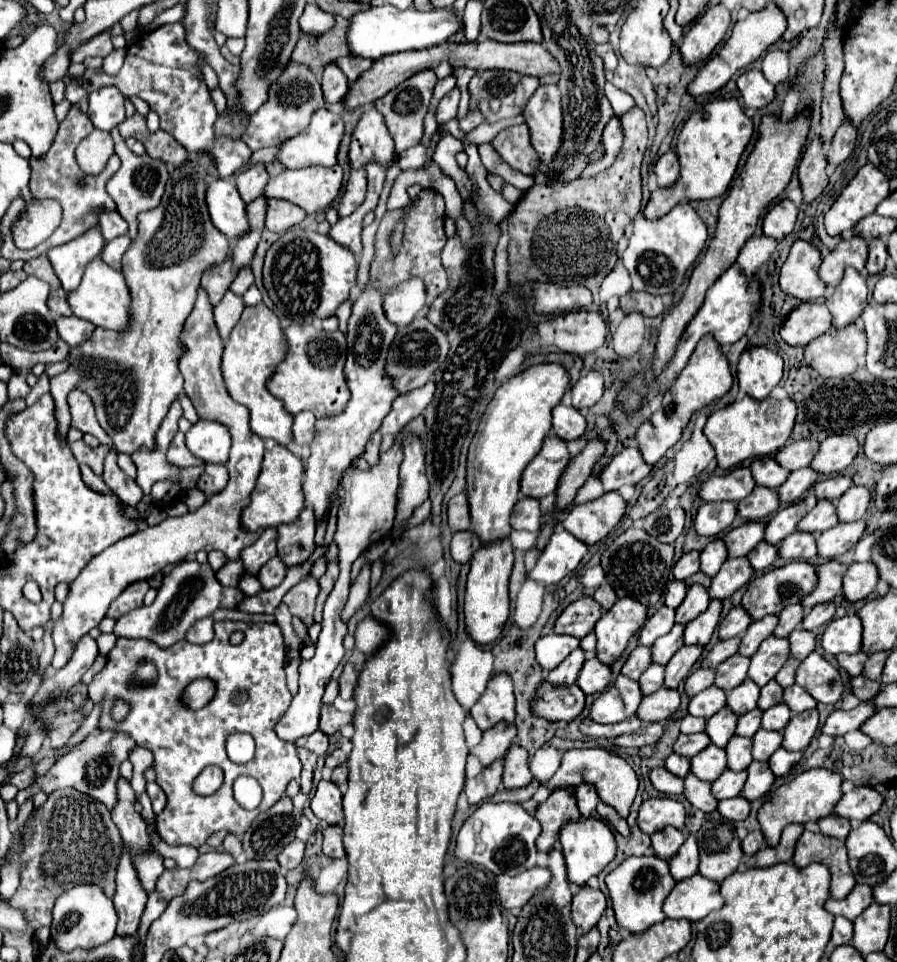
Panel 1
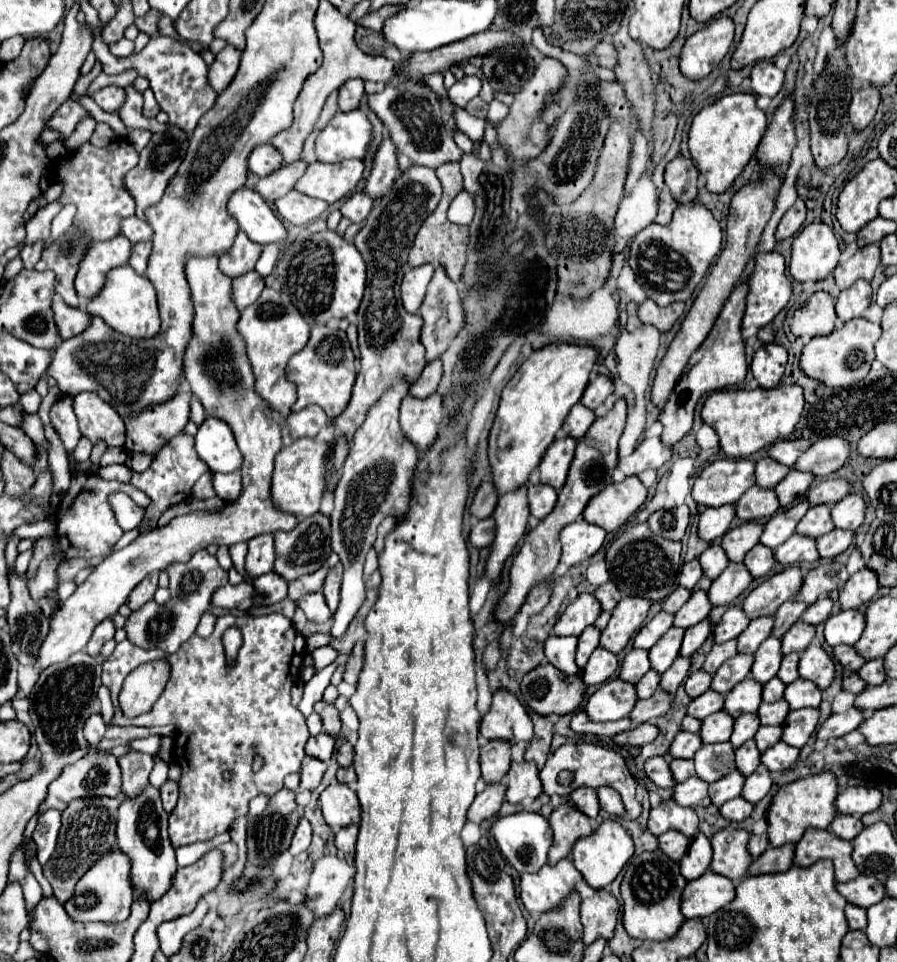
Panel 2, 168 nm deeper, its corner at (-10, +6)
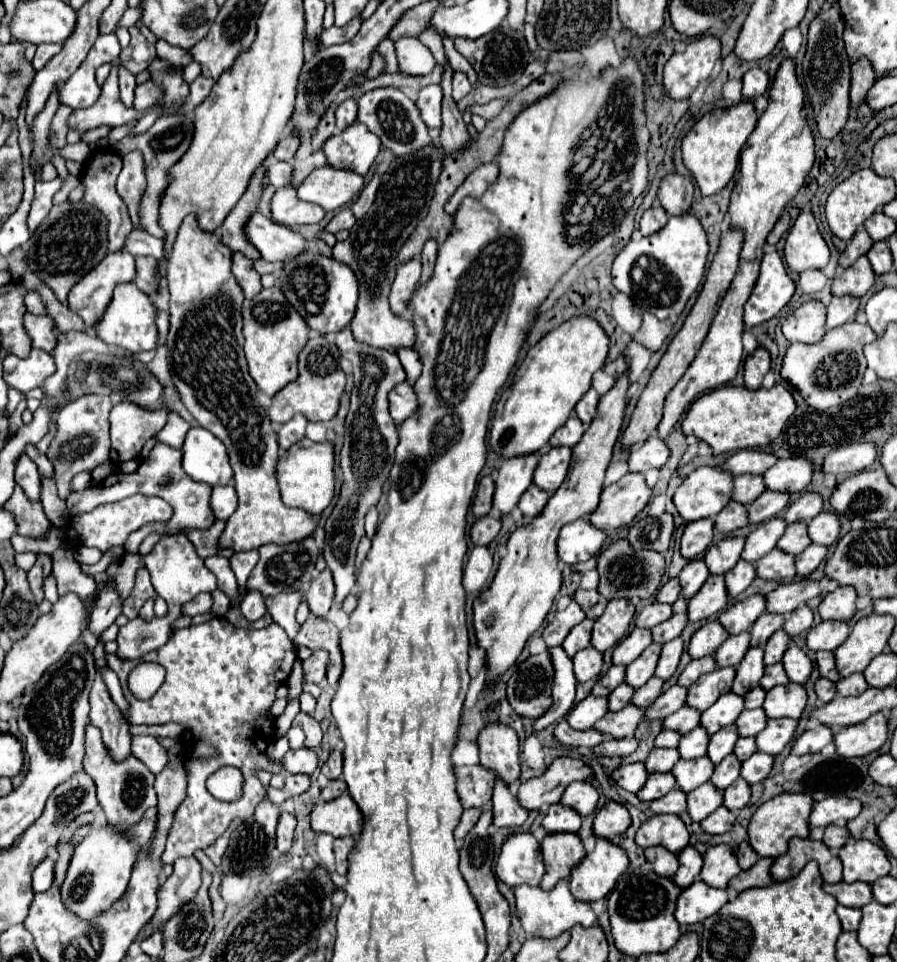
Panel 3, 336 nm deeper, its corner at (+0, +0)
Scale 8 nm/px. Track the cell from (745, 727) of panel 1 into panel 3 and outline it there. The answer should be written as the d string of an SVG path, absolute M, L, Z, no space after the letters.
M736 724L724 726L722 730L718 730L710 738L710 746L708 746L708 756L712 758L712 762L714 764L722 762L734 750L736 740L738 740L738 728L736 728Z

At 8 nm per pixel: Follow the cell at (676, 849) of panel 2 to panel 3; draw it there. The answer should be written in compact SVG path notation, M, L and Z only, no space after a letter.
M652 846L646 850L646 860L652 864L652 868L656 870L656 874L672 878L678 870L678 858L676 854L672 854L670 850L666 850L664 846Z

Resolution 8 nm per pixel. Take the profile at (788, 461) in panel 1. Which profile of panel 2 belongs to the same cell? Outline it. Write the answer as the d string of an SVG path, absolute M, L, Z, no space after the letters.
M780 440L778 444L772 444L768 448L766 456L784 466L792 466L808 446L810 446L808 440Z

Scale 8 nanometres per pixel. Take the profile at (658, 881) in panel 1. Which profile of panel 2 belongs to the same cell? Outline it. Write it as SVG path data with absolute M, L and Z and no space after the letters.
M644 852L640 856L630 858L626 864L624 880L620 886L622 900L624 900L624 914L622 924L626 932L636 940L668 940L672 938L680 926L684 924L684 916L680 912L682 890L686 886L684 876L680 874L678 862L670 860L662 852Z

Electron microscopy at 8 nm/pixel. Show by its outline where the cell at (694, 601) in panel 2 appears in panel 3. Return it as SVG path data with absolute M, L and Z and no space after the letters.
M682 612L682 614L674 614L672 618L668 618L666 622L658 624L658 626L652 630L654 642L666 644L666 642L674 640L676 636L682 634L682 630L686 628L686 624L688 624L688 614L686 614L686 612Z

